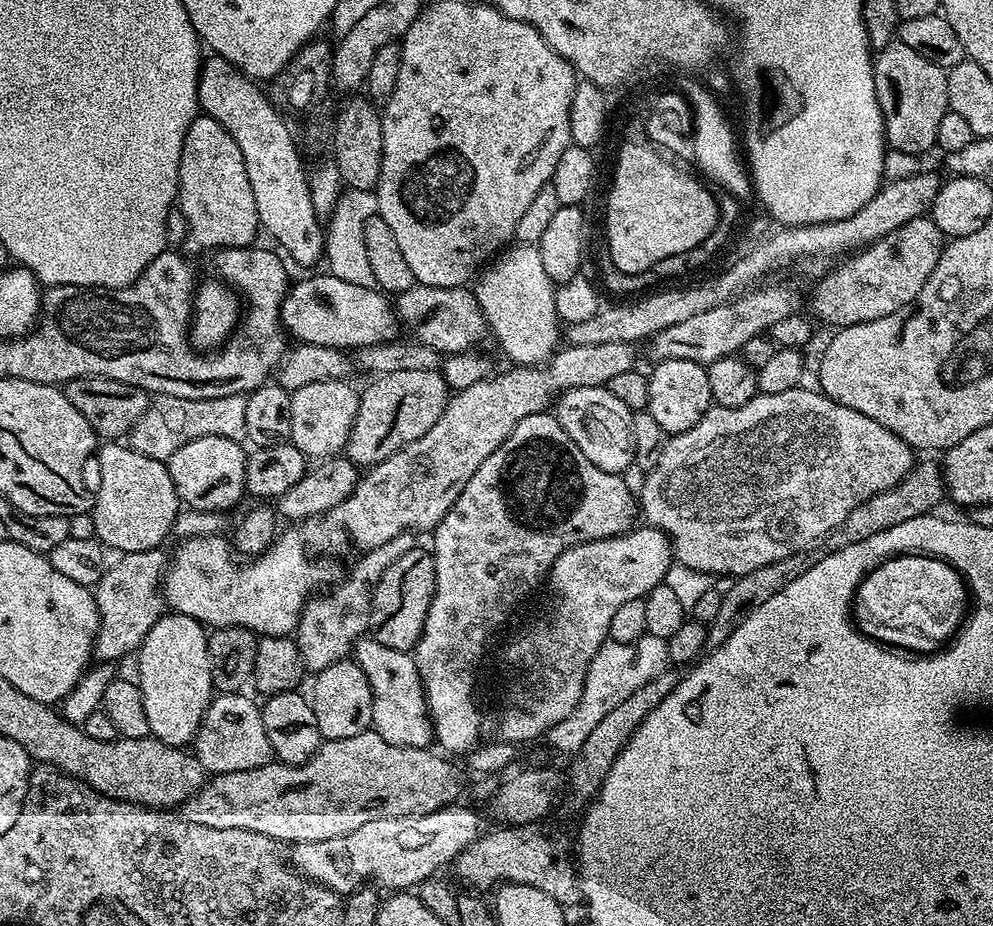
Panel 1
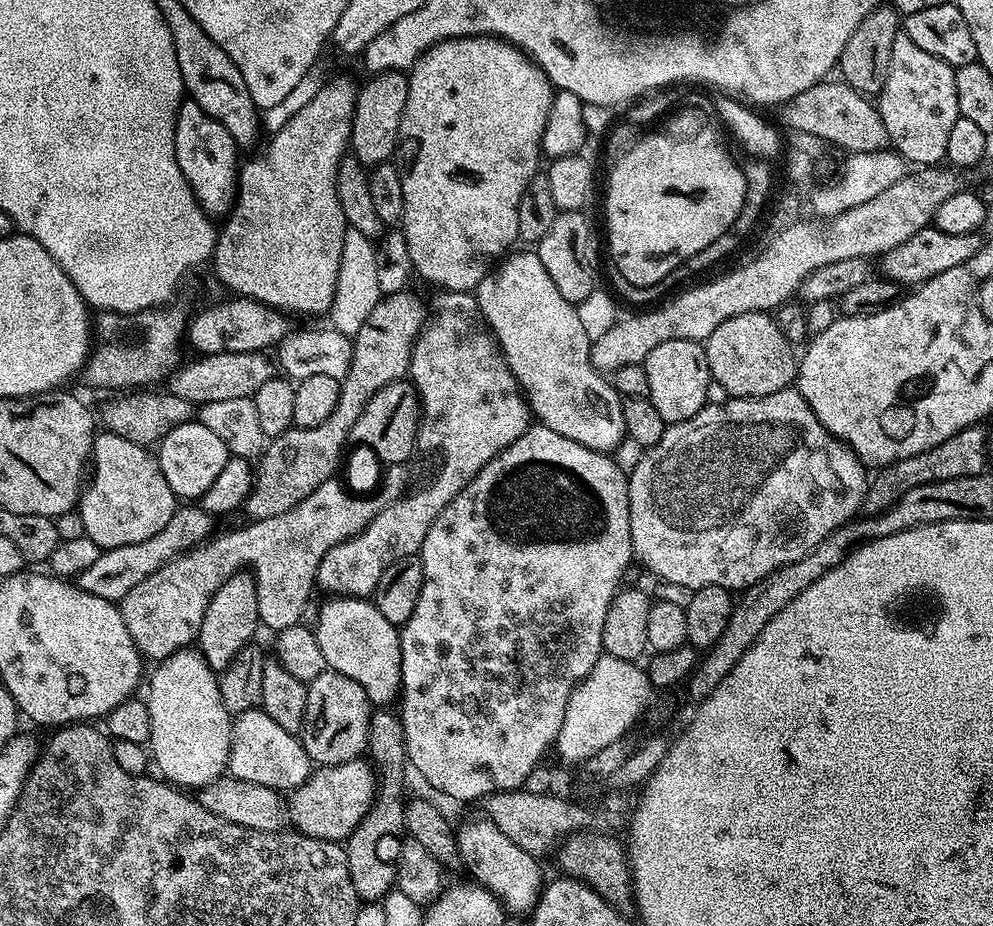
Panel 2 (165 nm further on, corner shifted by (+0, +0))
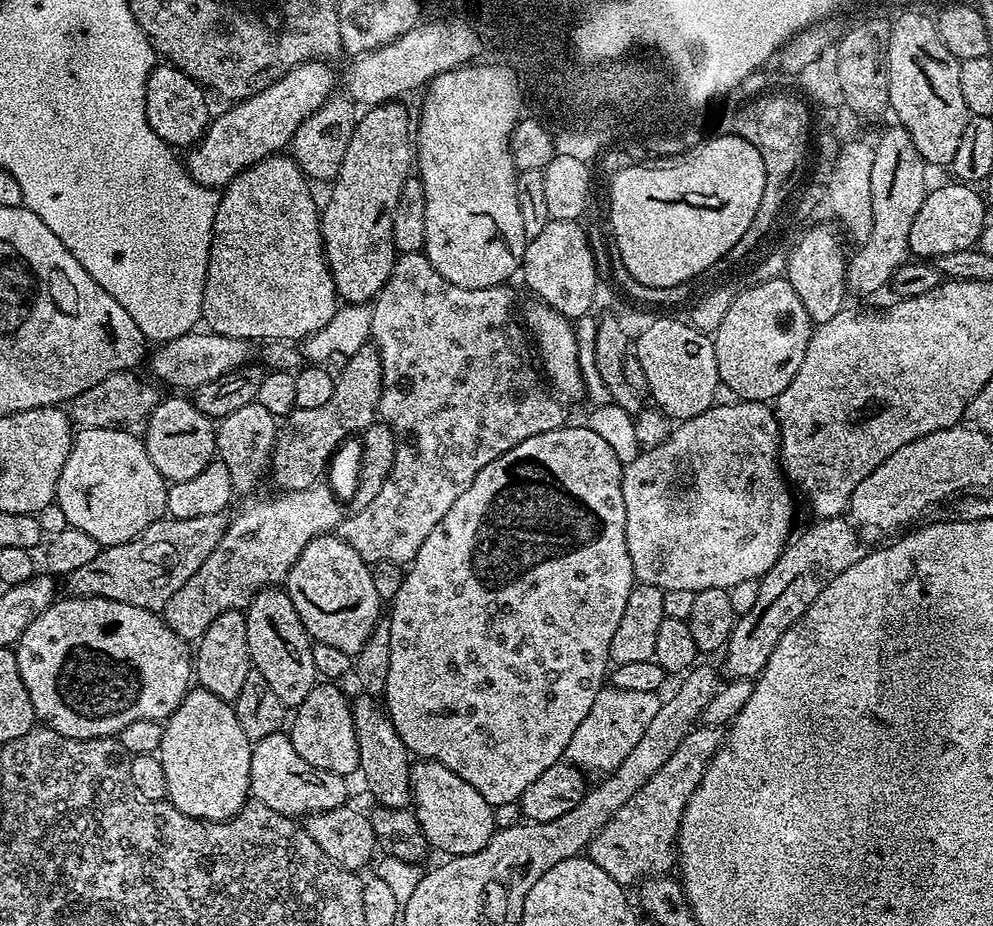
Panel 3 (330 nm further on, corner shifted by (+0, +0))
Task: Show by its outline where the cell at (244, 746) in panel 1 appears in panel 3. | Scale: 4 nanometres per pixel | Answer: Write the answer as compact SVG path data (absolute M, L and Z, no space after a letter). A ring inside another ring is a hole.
M283 731L270 734L252 745L248 787L251 799L266 802L270 810L281 812L284 816L307 818L314 812L345 807L349 803L348 783L345 777L330 770L318 770L318 766L310 766L310 762L306 762L306 758L294 750L291 735Z

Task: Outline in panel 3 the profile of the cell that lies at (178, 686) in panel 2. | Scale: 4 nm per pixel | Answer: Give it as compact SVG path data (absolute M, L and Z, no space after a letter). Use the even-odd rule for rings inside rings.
M199 686L184 695L174 714L163 721L159 758L166 770L168 800L182 814L199 820L228 820L250 793L250 758L253 741L242 734L235 707Z

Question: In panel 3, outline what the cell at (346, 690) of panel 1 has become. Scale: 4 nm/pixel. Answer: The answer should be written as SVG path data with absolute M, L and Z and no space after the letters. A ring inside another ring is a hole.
M317 682L310 690L310 694L306 694L306 698L295 709L293 718L290 720L290 735L294 750L298 750L298 754L302 754L302 758L306 758L306 762L310 762L310 766L318 766L318 770L330 770L334 774L345 778L351 777L351 772L355 773L360 767L358 762L358 738L354 734L354 718L352 717L352 705L349 697L344 697L344 692L340 689L341 685L336 682Z

